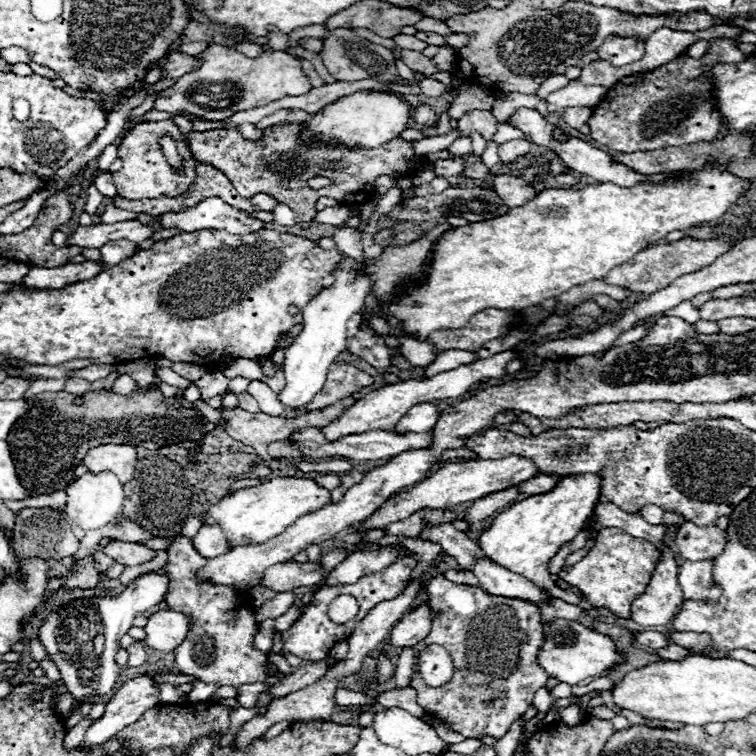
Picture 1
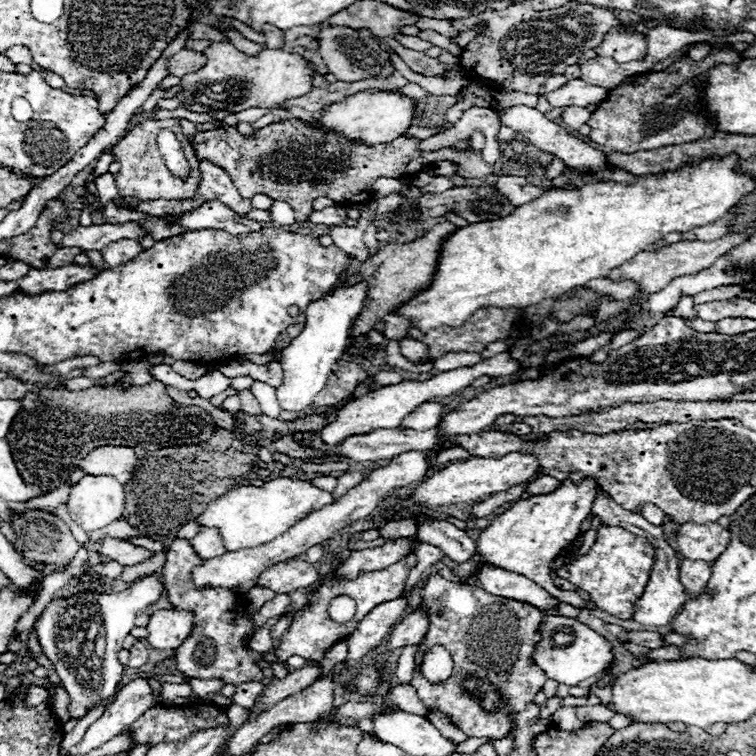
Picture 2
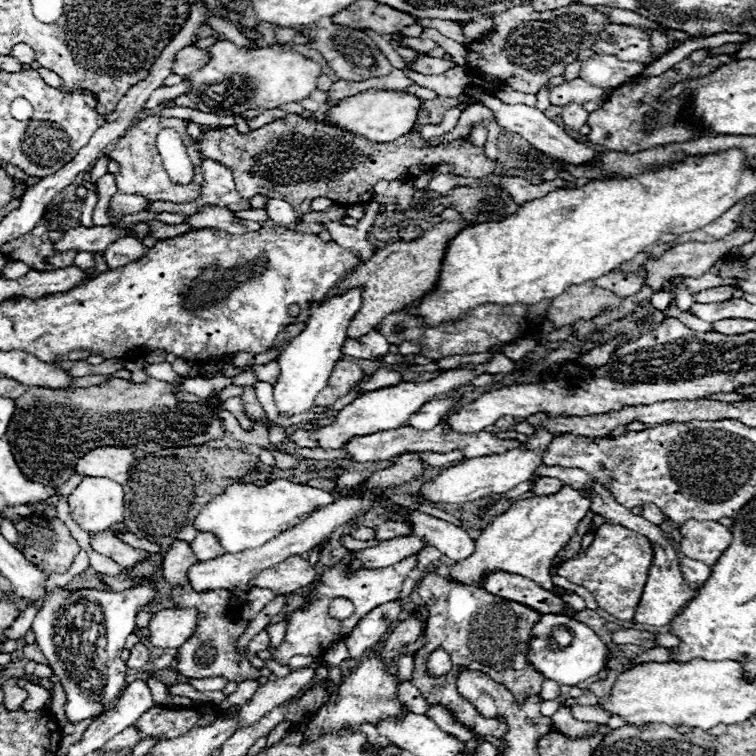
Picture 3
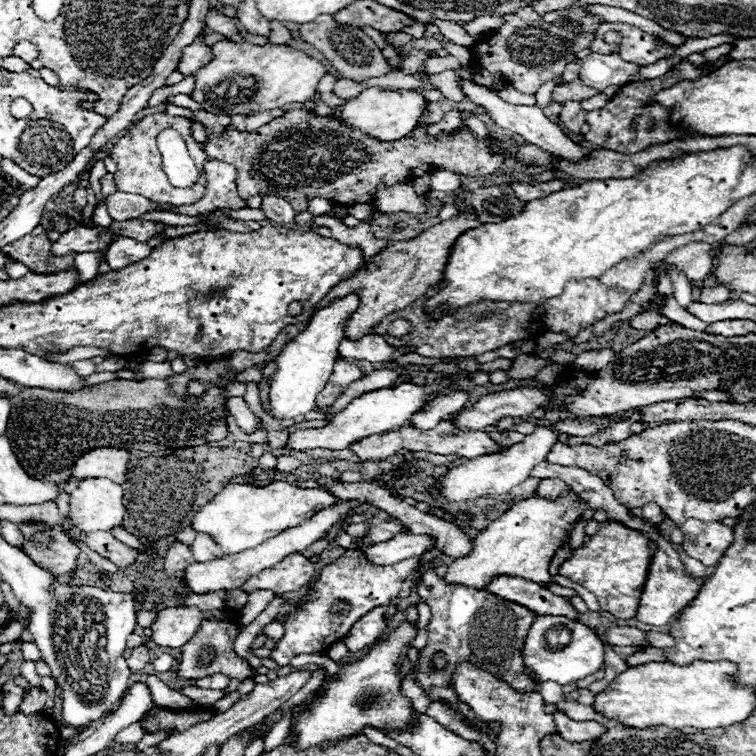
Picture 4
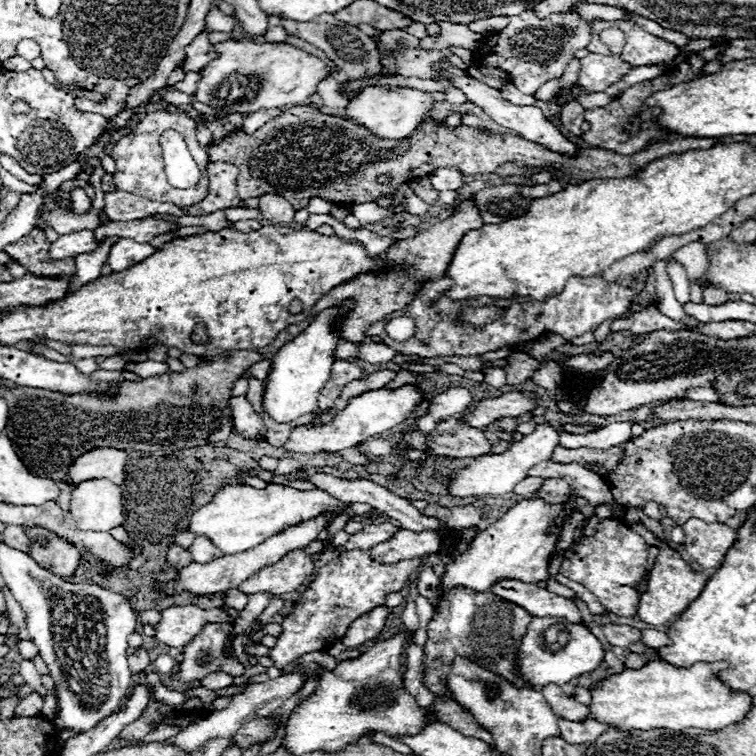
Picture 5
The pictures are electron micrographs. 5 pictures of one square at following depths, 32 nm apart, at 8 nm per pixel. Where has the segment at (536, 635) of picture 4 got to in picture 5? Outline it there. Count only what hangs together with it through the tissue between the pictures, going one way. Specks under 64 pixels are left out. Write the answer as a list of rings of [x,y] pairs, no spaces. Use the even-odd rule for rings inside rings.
[[[534,618],[532,624],[528,624],[528,632],[518,648],[518,658],[520,658],[520,672],[522,676],[534,686],[534,688],[542,688],[548,682],[554,682],[558,686],[568,684],[570,680],[590,674],[592,670],[596,670],[602,664],[604,658],[604,648],[600,644],[600,640],[584,626],[584,624],[572,624],[568,620],[560,620],[560,618]],[[554,624],[562,624],[564,630],[570,634],[568,644],[562,646],[562,650],[548,650],[544,644],[544,632],[554,626]]]

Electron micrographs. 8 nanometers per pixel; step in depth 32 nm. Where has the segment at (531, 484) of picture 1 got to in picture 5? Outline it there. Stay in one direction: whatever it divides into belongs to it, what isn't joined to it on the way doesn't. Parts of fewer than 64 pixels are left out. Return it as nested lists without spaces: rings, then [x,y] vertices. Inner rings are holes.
[[[544,480],[544,484],[538,490],[538,496],[550,504],[562,502],[566,500],[566,496],[572,492],[570,484],[566,484],[564,480]]]

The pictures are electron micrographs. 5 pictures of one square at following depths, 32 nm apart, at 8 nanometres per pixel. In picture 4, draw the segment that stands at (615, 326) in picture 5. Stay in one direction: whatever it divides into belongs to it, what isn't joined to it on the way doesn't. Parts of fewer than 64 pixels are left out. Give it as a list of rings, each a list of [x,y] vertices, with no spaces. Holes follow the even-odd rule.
[[[654,310],[652,312],[644,312],[644,314],[638,314],[632,318],[632,326],[636,330],[654,330],[662,324],[666,324],[668,318],[666,316],[658,316]]]

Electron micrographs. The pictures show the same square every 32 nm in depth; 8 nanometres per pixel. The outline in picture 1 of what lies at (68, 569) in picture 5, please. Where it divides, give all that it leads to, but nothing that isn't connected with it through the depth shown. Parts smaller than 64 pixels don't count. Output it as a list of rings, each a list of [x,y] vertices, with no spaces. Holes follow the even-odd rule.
[[[22,508],[16,512],[16,526],[14,526],[14,550],[24,558],[66,558],[78,552],[78,538],[72,534],[70,524],[62,518],[58,510],[52,508]]]

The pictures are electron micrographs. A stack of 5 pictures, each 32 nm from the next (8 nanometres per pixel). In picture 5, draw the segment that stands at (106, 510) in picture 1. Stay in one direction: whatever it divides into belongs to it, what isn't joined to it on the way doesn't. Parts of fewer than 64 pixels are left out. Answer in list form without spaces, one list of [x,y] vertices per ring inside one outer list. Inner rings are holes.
[[[106,478],[84,480],[72,490],[70,514],[80,530],[108,532],[122,524],[122,488]]]

